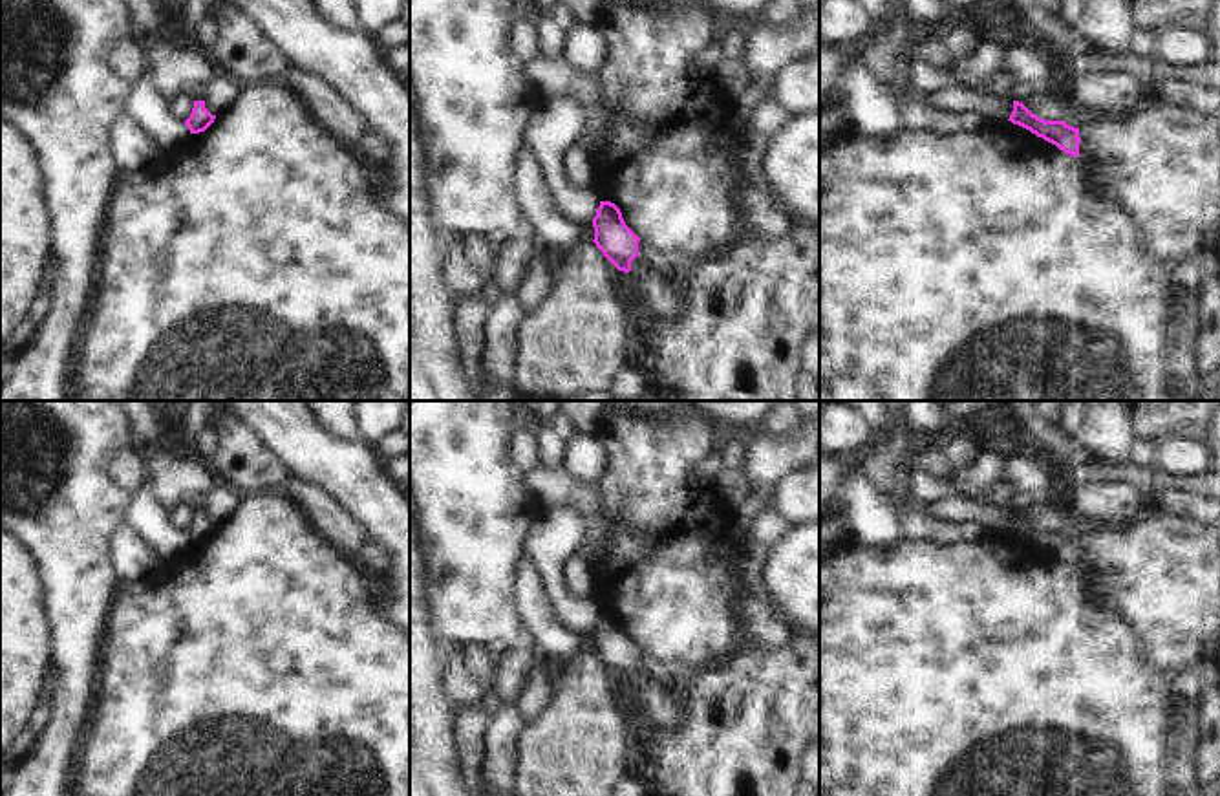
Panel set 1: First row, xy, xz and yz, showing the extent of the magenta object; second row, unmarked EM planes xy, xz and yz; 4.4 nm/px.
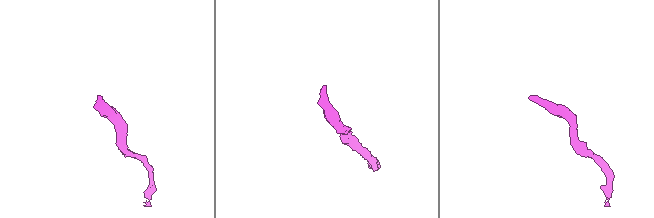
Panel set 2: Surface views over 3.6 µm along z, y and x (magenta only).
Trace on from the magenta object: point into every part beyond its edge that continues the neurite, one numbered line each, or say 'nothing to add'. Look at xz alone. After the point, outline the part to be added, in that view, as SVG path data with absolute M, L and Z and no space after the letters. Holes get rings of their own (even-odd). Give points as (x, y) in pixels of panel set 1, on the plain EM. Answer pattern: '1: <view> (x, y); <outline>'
nothing to add

